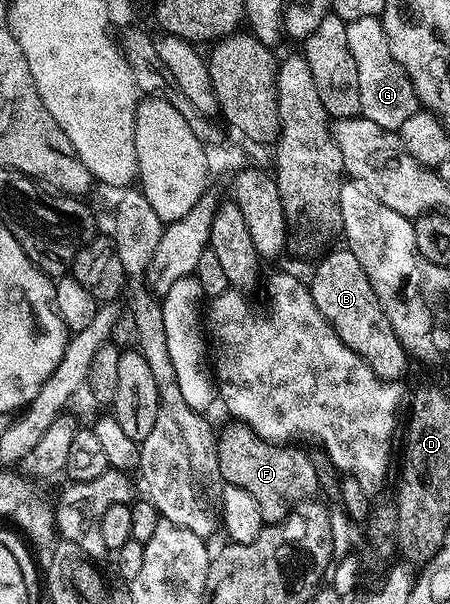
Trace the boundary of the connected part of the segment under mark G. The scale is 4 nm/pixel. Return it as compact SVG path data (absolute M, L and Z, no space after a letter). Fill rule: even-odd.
M376 16L356 18L347 23L346 29L348 50L352 50L356 74L360 78L361 115L376 122L376 126L401 130L404 122L408 122L412 114L420 111L420 101L408 74L398 65L396 58L392 56L392 50L388 48L388 38L381 19Z

